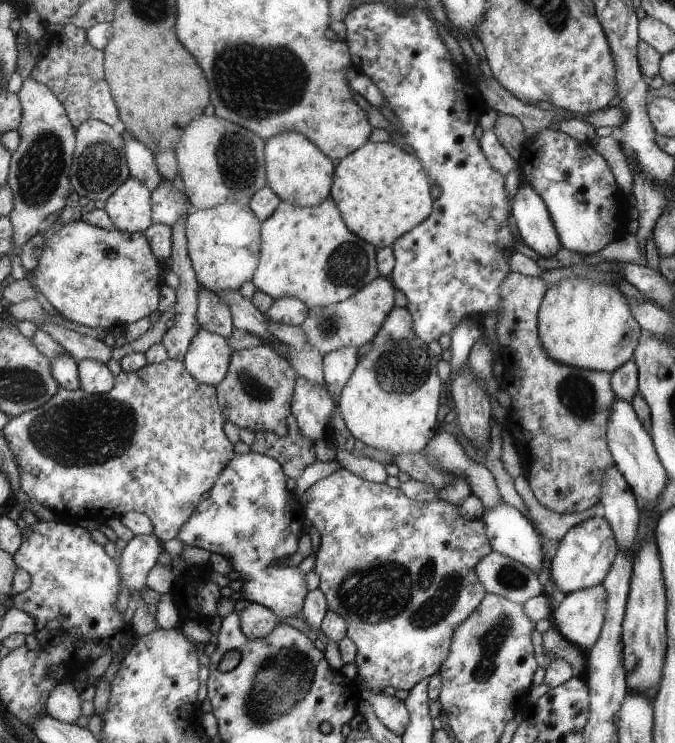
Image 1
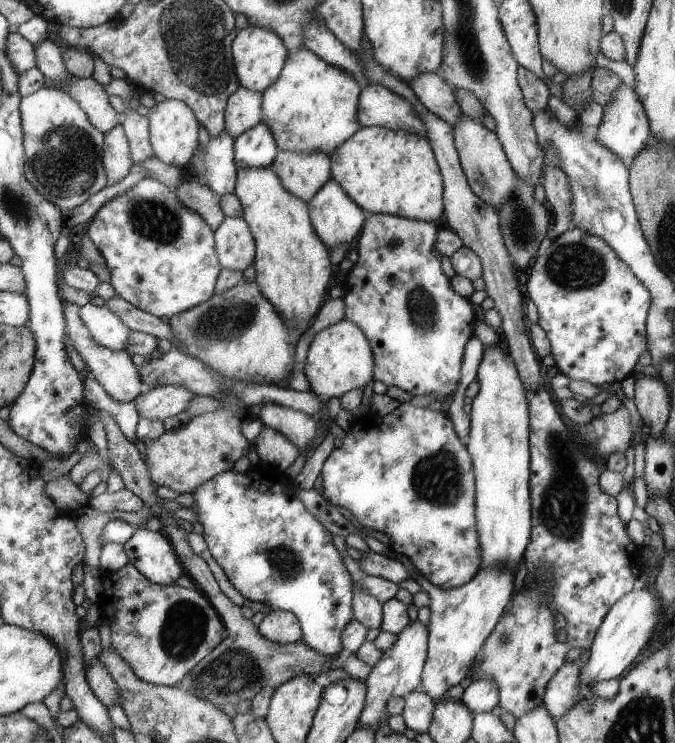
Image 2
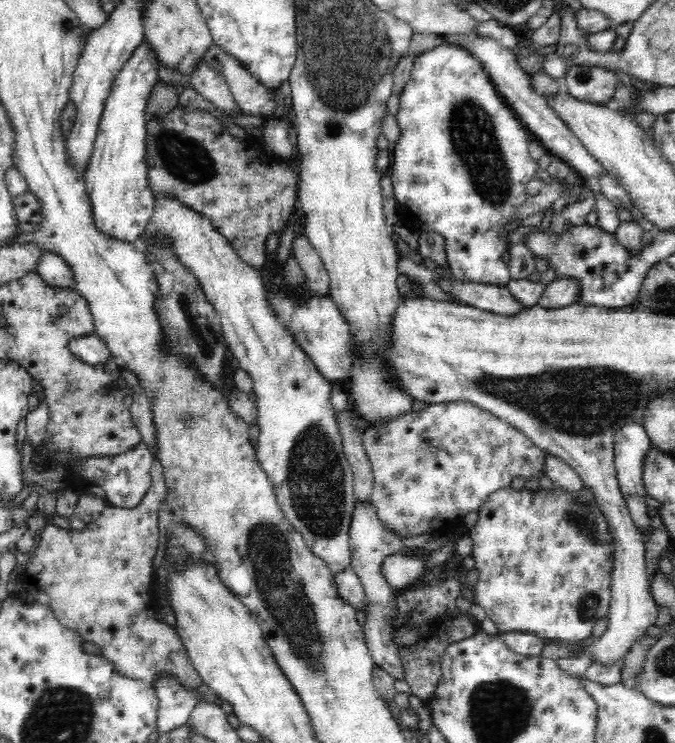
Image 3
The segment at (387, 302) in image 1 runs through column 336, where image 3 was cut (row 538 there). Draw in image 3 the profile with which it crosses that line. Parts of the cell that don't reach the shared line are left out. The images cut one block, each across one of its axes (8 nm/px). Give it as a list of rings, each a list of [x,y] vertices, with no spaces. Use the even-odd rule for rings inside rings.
[[[160,194],[155,200],[155,209],[151,214],[147,231],[158,234],[171,243],[171,248],[179,261],[198,279],[206,295],[207,302],[214,307],[222,324],[223,338],[232,356],[238,360],[240,368],[250,375],[253,381],[255,407],[258,409],[258,450],[256,458],[269,482],[273,483],[274,495],[281,507],[285,519],[302,535],[306,546],[318,555],[329,567],[334,576],[351,568],[349,547],[349,528],[353,518],[354,487],[353,470],[345,457],[337,418],[330,400],[329,381],[318,372],[309,361],[307,354],[294,341],[292,334],[278,322],[274,311],[267,306],[265,281],[255,267],[244,261],[229,245],[226,237],[204,218],[172,195]]]

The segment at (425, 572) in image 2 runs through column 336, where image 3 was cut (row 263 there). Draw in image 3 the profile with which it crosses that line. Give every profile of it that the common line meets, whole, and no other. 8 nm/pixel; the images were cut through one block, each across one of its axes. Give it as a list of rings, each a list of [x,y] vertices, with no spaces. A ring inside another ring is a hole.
[[[442,43],[440,46],[431,47],[430,50],[423,51],[414,61],[408,82],[402,86],[399,94],[399,110],[394,115],[400,136],[396,142],[390,144],[390,163],[388,174],[391,176],[393,198],[398,204],[399,216],[402,220],[419,232],[422,237],[432,232],[437,232],[444,238],[444,252],[446,254],[448,266],[456,279],[462,282],[472,282],[485,285],[499,285],[504,287],[510,278],[509,265],[504,263],[502,256],[509,252],[512,244],[508,237],[509,231],[506,230],[508,224],[514,220],[515,212],[521,204],[526,202],[529,197],[526,193],[526,185],[534,178],[537,171],[537,161],[532,159],[528,153],[526,143],[527,131],[525,126],[514,115],[514,112],[506,105],[505,100],[494,88],[490,75],[487,73],[483,64],[466,49],[458,45]]]

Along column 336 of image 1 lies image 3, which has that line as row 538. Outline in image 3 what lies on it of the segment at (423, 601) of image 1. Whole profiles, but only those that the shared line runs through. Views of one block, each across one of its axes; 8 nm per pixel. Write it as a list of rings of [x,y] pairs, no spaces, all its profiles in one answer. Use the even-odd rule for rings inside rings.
[[[555,484],[551,489],[539,486],[536,490],[530,490],[527,487],[506,486],[505,489],[490,494],[486,498],[486,502],[476,511],[477,520],[475,524],[468,528],[468,535],[472,539],[470,557],[473,558],[474,569],[478,572],[478,583],[472,589],[472,601],[484,609],[486,616],[492,620],[497,628],[497,634],[507,631],[522,631],[535,634],[549,641],[557,642],[561,640],[569,644],[576,644],[576,642],[590,637],[594,623],[607,616],[611,601],[611,578],[615,553],[614,539],[606,522],[606,517],[603,516],[599,506],[594,501],[579,500],[579,494],[580,491],[568,492]]]

